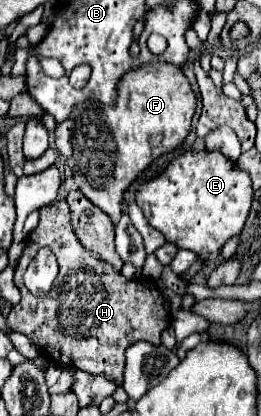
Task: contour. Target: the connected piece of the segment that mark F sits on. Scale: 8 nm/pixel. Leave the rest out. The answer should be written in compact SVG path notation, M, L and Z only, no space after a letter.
M159 63L141 65L129 71L121 79L115 107L99 105L95 101L77 105L73 113L69 115L69 119L57 125L55 143L57 143L59 153L67 159L67 165L73 171L73 179L77 187L83 191L83 195L95 207L105 211L111 217L113 225L117 225L125 209L123 195L129 189L129 185L143 173L143 169L147 169L161 155L175 151L179 145L183 145L185 137L191 131L193 113L195 113L195 95L181 69L177 69L175 65L159 65Z

